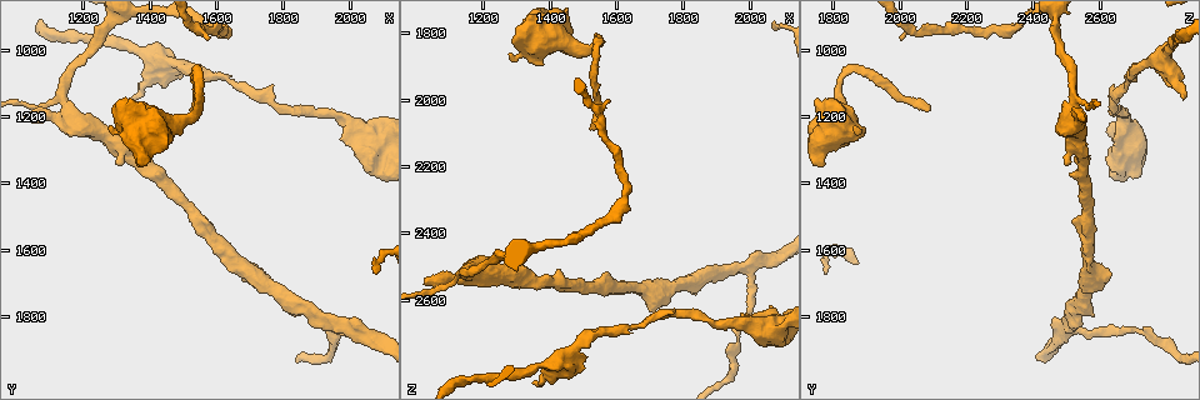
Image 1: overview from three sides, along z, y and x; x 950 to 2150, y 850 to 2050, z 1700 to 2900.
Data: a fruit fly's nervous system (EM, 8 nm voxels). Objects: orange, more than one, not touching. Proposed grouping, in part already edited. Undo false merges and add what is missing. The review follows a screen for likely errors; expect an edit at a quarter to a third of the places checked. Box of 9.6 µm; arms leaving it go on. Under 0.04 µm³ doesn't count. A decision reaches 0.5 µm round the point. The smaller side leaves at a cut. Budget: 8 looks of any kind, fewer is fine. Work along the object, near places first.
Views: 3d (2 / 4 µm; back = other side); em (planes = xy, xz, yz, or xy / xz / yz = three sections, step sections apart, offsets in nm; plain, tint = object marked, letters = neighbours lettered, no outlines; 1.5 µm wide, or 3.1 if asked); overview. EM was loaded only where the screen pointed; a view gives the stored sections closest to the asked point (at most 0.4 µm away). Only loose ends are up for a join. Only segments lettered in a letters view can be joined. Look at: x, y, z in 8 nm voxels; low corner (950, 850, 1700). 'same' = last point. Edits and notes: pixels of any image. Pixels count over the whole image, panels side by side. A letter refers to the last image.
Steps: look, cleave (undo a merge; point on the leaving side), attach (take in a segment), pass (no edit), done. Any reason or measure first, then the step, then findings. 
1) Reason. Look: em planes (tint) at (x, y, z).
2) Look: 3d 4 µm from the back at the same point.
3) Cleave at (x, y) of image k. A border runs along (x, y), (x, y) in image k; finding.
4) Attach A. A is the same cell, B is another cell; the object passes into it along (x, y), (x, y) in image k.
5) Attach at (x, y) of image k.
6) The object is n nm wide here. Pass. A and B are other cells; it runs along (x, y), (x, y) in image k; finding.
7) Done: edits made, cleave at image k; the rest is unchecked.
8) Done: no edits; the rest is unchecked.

Three-way junction. Look: em yz step 4 (letters) at (1160, 1180, 2530).

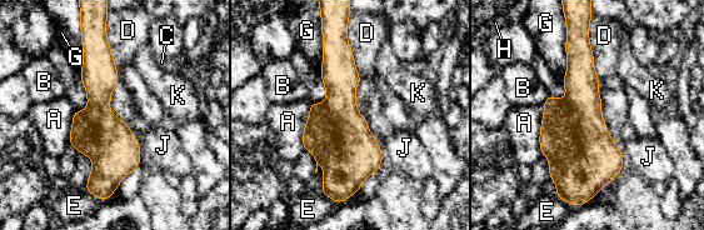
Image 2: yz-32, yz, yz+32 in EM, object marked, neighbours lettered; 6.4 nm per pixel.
Pass. A, B, C, D, E, G, H, J and K are other cells; one neuron here.

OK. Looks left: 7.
End of a long branch. Look: em yz step 8 (letters) at (1520, 1180, 2090).

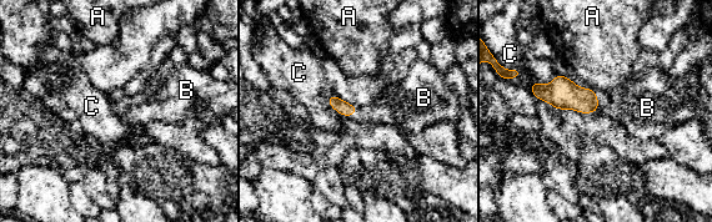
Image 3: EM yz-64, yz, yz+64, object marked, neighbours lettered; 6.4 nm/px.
Attach B. B is the same cell, A and C are other cells; the object passes into it along (561, 92), (597, 101), (636, 105) in image 3; it goes on there.

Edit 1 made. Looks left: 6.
Redraw. Look: overview.

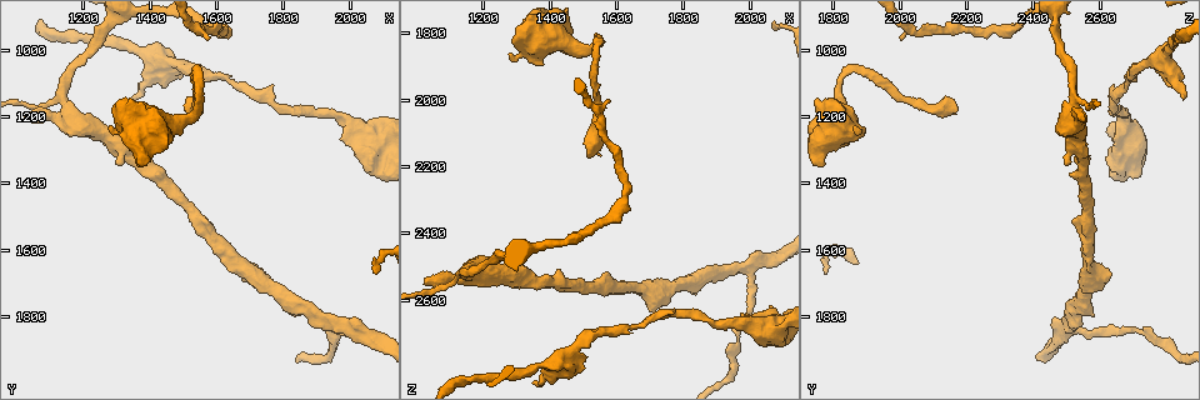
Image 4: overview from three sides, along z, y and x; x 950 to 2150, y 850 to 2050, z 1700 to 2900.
Thin neck. Look: em xz step 4 (tint) at (1960, 1840, 2710).

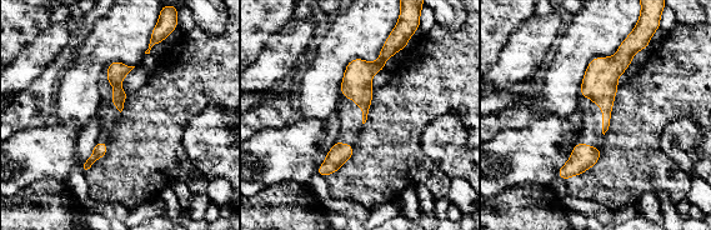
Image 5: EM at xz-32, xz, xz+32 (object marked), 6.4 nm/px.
Look: em planes (letters) at the same point.

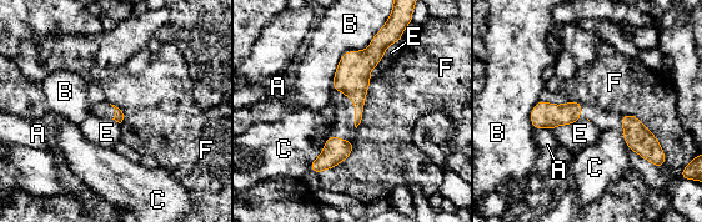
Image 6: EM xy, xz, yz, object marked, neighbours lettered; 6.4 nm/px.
Pass. A, B, C, E and F are other cells; all the same neuron.

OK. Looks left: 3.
Done: edits made, attach at image 3; the rest is unchecked.

